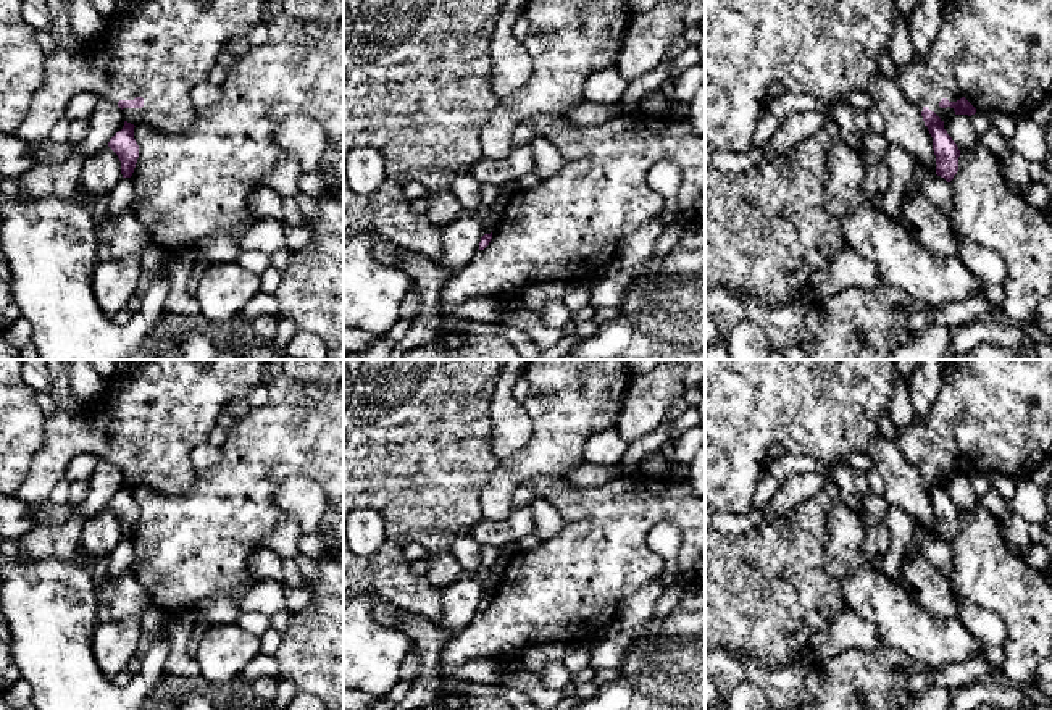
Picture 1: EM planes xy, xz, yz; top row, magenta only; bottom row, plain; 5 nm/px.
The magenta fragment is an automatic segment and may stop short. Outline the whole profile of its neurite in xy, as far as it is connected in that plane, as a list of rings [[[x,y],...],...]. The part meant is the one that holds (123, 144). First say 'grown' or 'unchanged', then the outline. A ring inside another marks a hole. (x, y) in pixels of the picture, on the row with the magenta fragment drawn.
grown; [[[45,0],[55,50],[44,56],[44,81],[32,95],[31,108],[16,131],[27,144],[50,137],[53,126],[66,118],[71,98],[81,92],[118,103],[124,126],[108,142],[121,161],[123,178],[131,178],[139,158],[136,126],[150,126],[171,136],[187,134],[198,111],[192,90],[208,79],[218,55],[232,39],[247,39],[248,29],[261,21],[265,0],[132,0],[127,24],[115,21],[116,11],[105,13],[105,29],[95,40],[81,40],[69,23],[65,0]]]

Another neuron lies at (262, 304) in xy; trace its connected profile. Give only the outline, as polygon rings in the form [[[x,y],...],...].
[[[258,292],[237,315],[240,324],[248,326],[257,316],[278,316],[279,305],[274,295]]]

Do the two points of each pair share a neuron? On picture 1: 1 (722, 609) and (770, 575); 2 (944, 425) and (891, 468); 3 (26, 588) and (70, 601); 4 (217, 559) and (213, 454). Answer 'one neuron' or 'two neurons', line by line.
1: one neuron
2: two neurons
3: one neuron
4: two neurons

